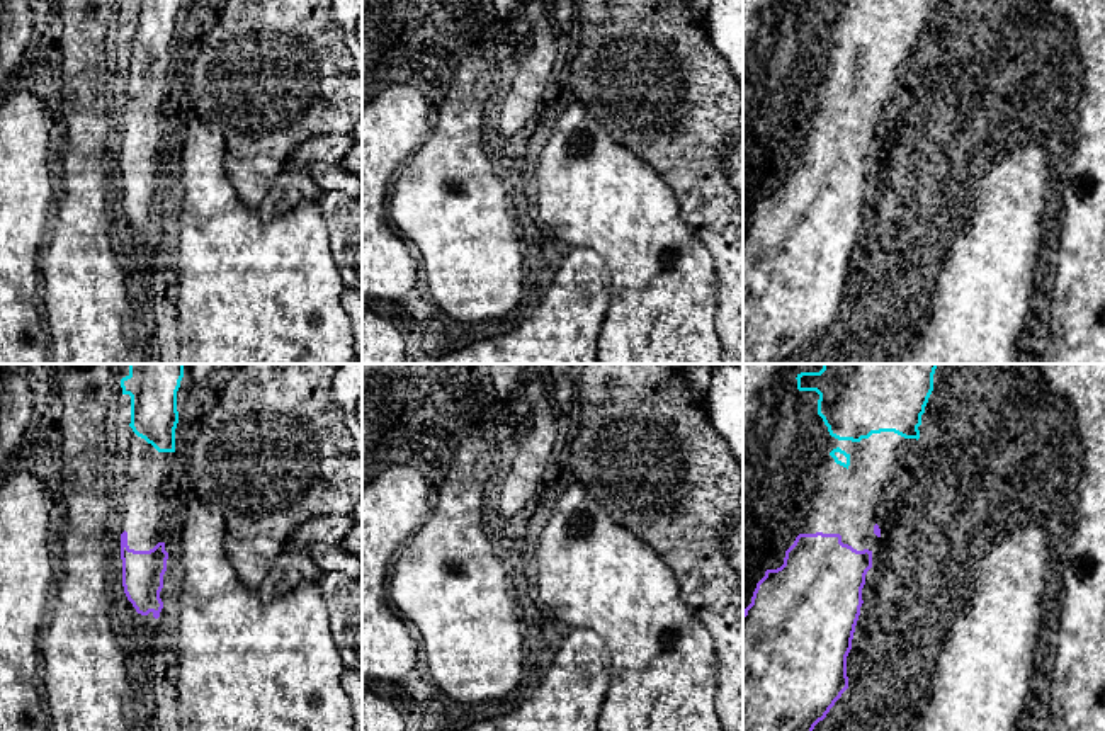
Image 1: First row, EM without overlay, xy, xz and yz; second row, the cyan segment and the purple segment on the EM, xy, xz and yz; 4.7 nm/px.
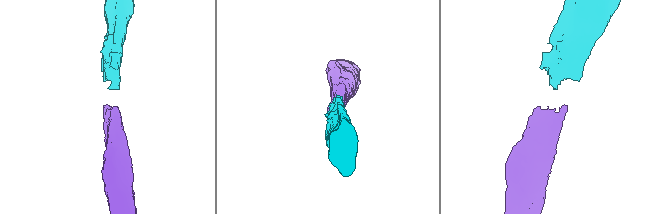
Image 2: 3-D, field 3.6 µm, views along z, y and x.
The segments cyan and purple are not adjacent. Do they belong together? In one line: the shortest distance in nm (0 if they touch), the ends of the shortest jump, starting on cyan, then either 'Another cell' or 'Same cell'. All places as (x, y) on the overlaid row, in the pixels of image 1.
Distance 300 nm. Across: yz (847, 468), (876, 524). Same cell

